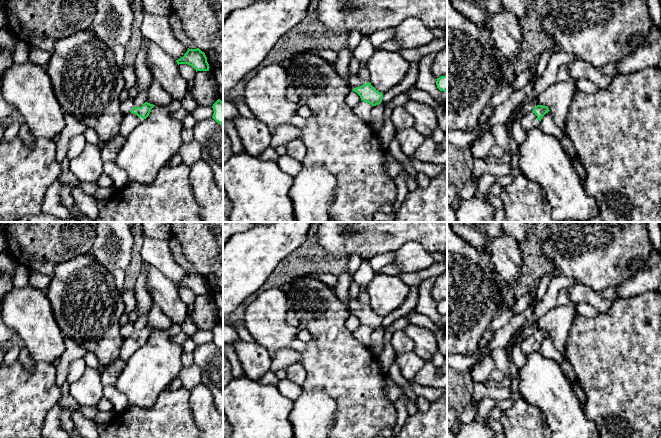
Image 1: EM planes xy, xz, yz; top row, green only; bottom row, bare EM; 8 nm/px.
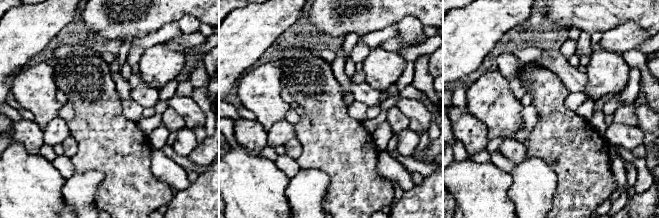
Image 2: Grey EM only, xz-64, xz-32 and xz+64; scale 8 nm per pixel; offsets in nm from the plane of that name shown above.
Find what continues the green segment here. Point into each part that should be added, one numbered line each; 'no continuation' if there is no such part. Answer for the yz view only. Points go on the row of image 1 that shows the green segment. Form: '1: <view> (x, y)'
1: yz (529, 121)

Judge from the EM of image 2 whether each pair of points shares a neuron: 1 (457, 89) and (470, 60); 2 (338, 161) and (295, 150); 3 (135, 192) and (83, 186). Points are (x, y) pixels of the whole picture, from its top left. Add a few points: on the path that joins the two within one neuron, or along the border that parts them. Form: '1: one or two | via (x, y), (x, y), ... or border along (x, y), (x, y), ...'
1: two | border along (457, 82), (453, 85)
2: two | border along (295, 137), (302, 149), (301, 154), (296, 160)
3: two | border along (80, 172), (95, 170), (103, 176), (96, 207)

